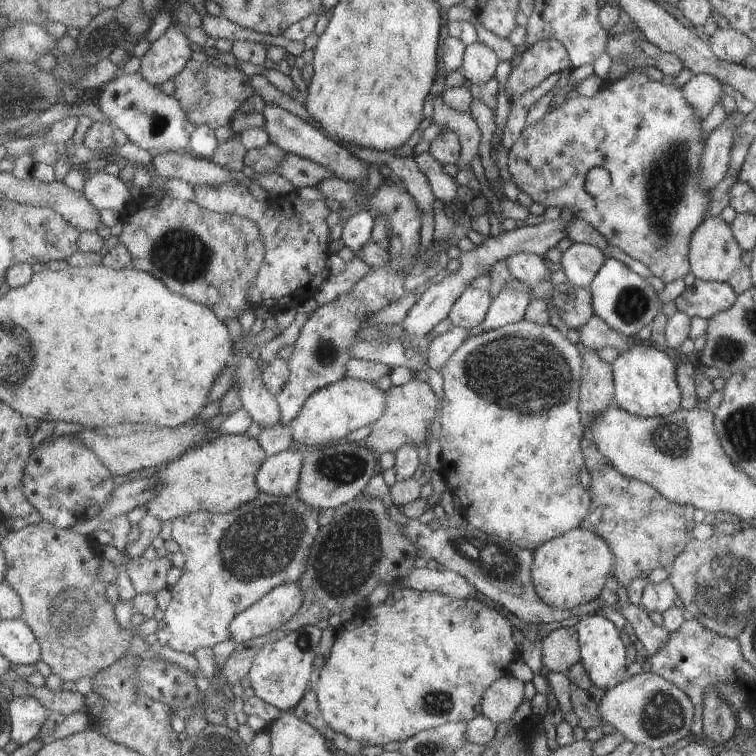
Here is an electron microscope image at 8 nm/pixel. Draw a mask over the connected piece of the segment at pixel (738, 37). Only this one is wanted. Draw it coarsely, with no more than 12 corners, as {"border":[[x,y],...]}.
{"border":[[719,27],[708,43],[718,60],[739,65],[754,46],[740,31]]}

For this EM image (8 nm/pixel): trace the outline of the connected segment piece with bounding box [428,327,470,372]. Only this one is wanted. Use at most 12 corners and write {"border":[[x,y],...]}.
{"border":[[460,327],[428,348],[429,366],[440,372],[469,338]]}

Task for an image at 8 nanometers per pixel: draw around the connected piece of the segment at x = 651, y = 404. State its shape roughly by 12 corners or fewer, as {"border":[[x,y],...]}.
{"border":[[639,342],[611,364],[614,404],[640,418],[681,408],[676,360]]}

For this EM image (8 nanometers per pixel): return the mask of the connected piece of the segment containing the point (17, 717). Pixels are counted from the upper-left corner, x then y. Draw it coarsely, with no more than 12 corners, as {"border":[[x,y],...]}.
{"border":[[10,697],[12,738],[38,739],[54,712],[34,697]]}

